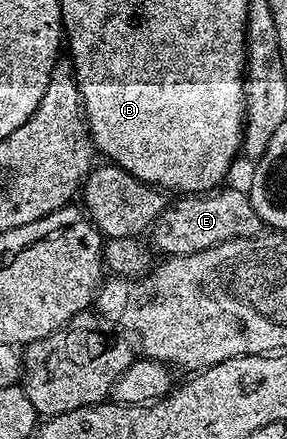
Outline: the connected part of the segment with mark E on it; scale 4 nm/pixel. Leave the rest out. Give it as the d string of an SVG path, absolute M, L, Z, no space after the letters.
M216 188L206 194L176 197L176 202L164 205L161 216L151 225L149 246L152 251L160 250L163 256L185 256L225 244L238 238L255 238L264 229L263 221L257 216L250 197L239 190Z

